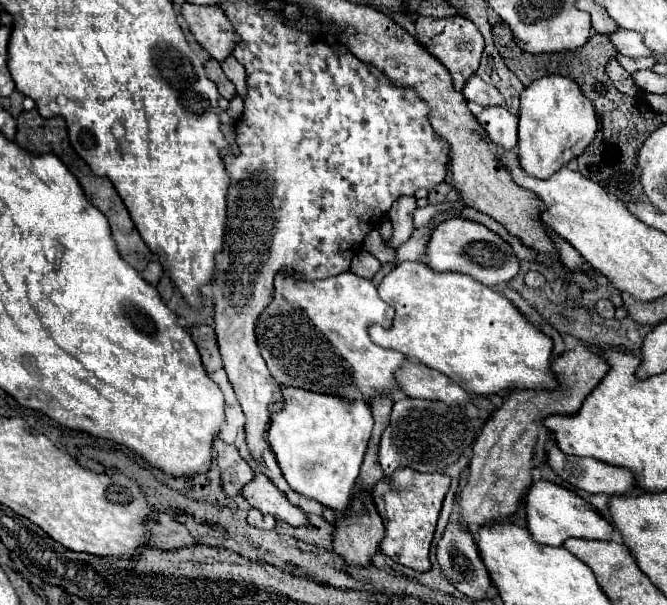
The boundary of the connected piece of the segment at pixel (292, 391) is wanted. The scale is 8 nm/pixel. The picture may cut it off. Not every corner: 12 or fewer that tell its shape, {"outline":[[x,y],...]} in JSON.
{"outline":[[282,386],[268,444],[296,492],[346,510],[366,402]]}

